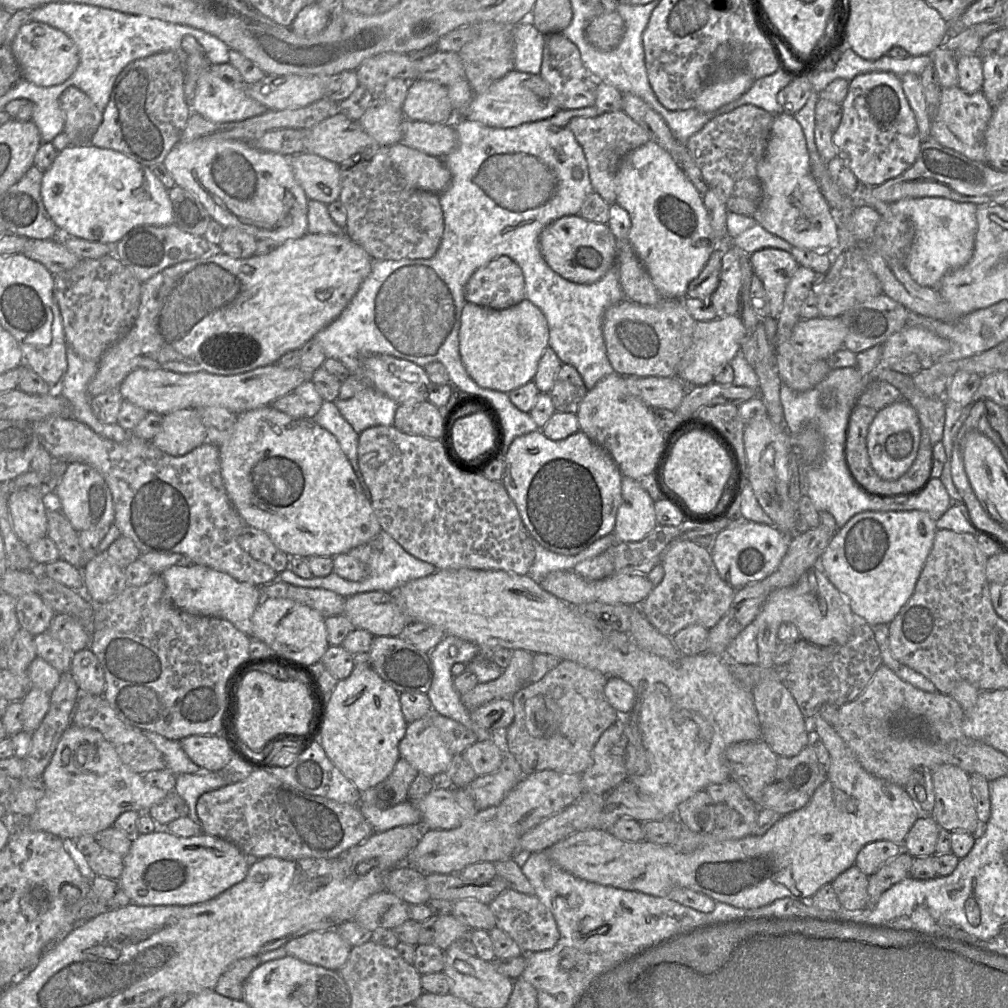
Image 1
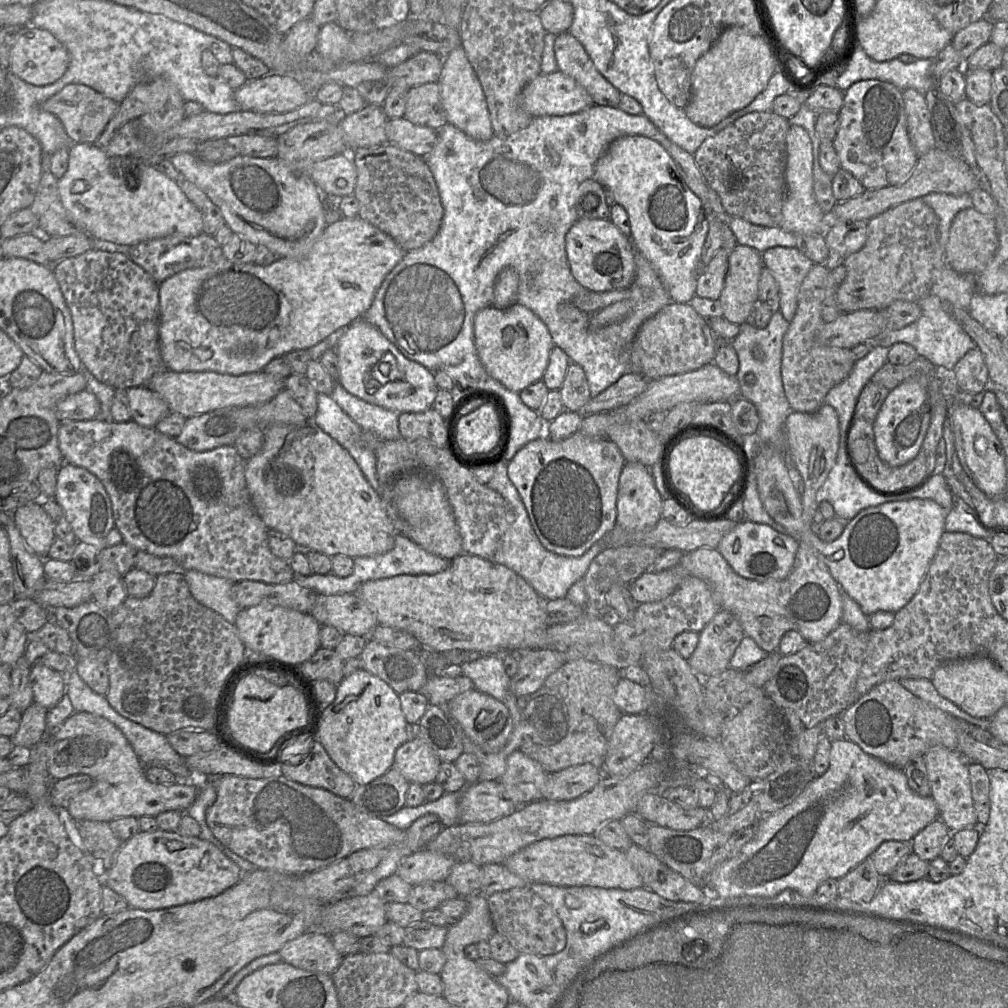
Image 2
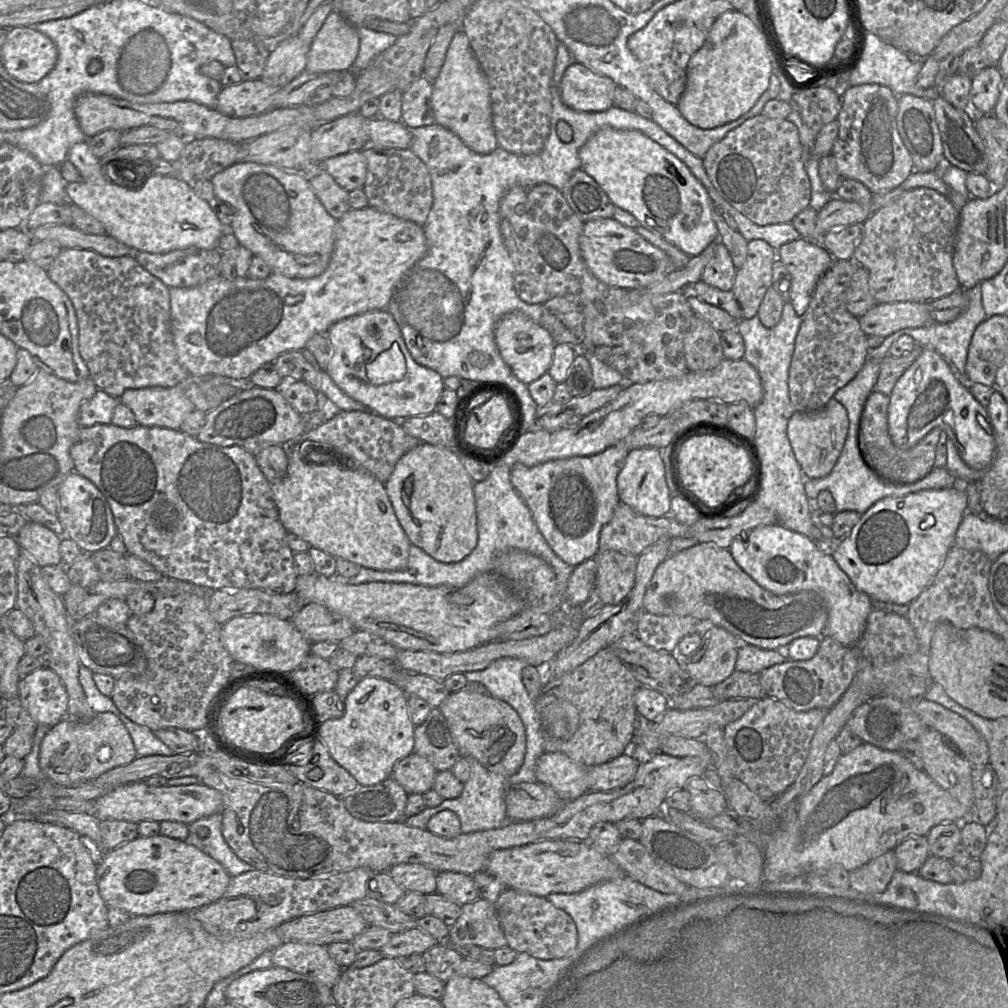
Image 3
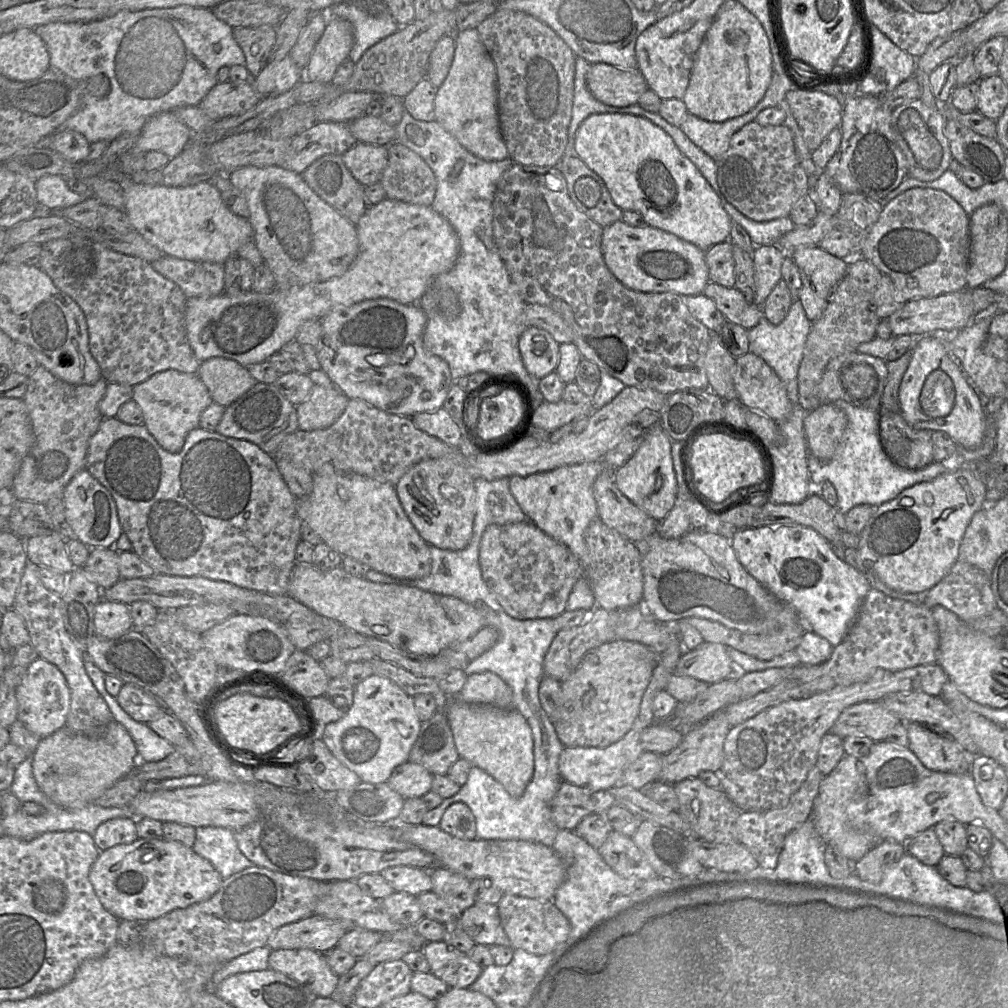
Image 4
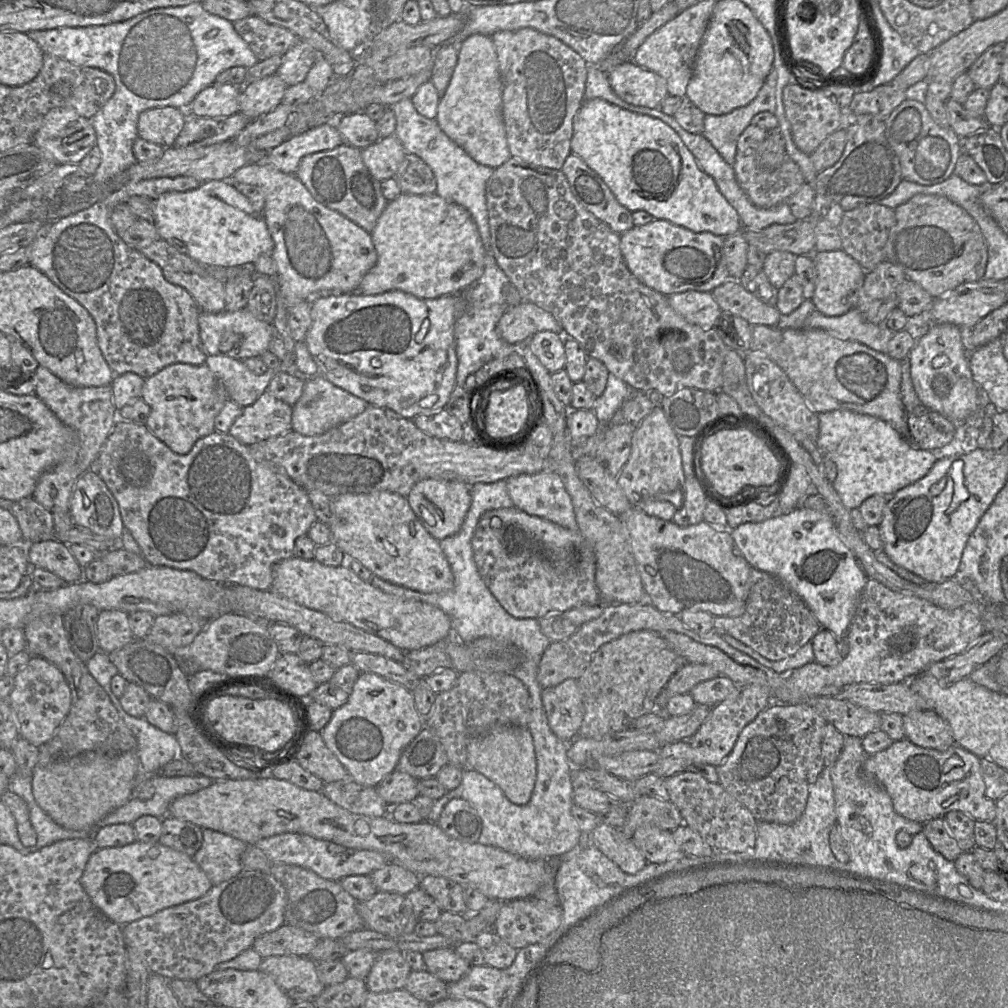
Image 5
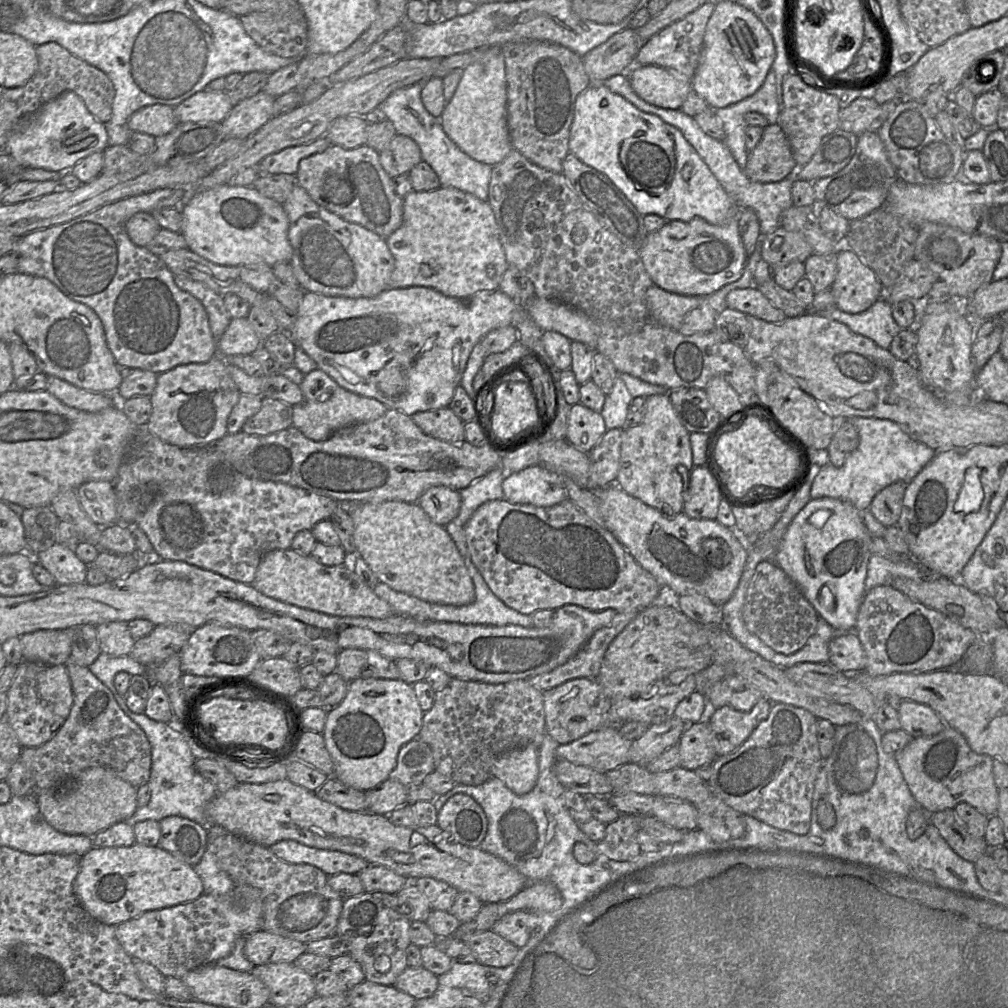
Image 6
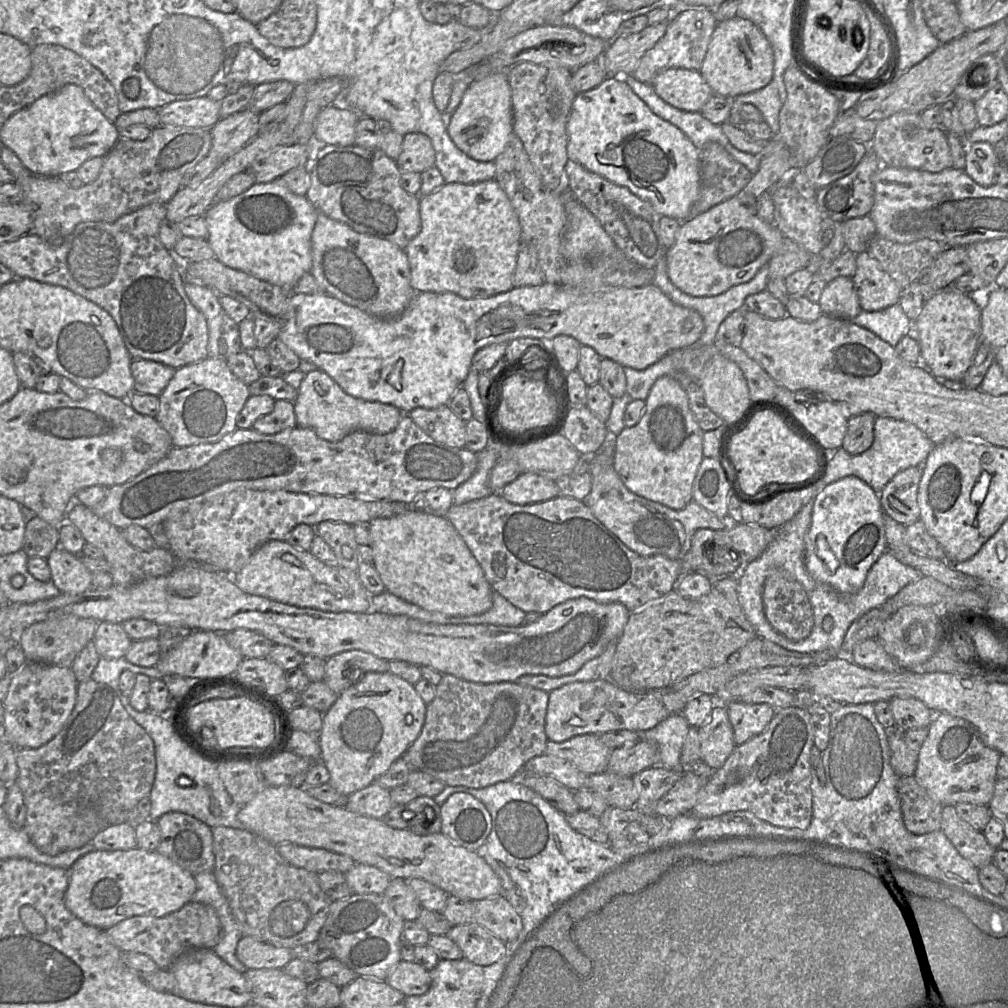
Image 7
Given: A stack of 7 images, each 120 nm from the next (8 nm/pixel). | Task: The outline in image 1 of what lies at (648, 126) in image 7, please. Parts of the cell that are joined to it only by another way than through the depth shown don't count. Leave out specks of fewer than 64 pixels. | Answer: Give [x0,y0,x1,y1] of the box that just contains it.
[616,141,719,300]

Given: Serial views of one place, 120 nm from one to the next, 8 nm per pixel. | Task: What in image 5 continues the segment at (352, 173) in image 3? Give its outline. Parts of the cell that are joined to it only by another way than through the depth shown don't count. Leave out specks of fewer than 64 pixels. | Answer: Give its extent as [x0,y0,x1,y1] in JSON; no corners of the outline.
[361,136,407,181]

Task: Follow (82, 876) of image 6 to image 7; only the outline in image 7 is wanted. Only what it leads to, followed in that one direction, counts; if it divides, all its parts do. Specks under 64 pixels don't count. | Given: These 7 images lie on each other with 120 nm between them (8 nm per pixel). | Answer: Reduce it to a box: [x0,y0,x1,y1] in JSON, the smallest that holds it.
[65,846,196,929]

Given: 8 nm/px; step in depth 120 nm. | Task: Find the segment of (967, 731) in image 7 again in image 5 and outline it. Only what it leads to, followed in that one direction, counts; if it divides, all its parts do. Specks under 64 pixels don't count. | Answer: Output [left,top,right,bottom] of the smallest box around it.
[863,738,996,824]

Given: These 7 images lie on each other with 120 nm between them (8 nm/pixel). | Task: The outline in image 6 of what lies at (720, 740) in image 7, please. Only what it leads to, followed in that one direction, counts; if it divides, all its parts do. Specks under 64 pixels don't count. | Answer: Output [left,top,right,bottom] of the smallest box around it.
[678,721,717,771]

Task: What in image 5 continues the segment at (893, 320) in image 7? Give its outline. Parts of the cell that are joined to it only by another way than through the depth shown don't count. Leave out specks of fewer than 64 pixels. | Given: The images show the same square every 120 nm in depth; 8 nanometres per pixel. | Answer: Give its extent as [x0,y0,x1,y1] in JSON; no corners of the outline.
[802,308,895,353]

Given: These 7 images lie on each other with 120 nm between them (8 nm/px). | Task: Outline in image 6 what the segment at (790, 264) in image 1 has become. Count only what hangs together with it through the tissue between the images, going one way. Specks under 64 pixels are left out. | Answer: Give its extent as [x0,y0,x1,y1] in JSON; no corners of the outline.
[829,247,883,314]

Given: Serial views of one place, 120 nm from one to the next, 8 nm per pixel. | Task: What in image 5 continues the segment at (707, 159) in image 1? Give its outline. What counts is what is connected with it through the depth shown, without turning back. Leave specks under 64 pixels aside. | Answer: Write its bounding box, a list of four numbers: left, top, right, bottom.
[732,124,805,208]

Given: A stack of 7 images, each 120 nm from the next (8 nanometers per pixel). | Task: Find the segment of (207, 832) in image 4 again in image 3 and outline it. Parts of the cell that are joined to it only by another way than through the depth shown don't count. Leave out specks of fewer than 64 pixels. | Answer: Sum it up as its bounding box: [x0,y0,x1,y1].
[185,812,254,877]

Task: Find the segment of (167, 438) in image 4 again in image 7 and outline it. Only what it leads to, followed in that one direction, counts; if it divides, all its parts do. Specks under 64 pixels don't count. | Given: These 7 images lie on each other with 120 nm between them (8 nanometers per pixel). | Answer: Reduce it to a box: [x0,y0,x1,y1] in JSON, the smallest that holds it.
[155,358,250,447]

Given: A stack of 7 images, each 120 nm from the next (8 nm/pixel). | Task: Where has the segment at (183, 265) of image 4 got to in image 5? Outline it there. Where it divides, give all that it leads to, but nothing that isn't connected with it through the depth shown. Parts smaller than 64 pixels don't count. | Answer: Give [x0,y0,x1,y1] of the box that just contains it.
[162,270,225,314]

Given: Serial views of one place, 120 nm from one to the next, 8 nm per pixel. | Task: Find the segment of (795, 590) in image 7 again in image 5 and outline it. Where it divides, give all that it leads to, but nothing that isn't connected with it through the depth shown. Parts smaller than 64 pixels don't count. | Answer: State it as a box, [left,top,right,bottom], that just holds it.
[714,568,821,660]

